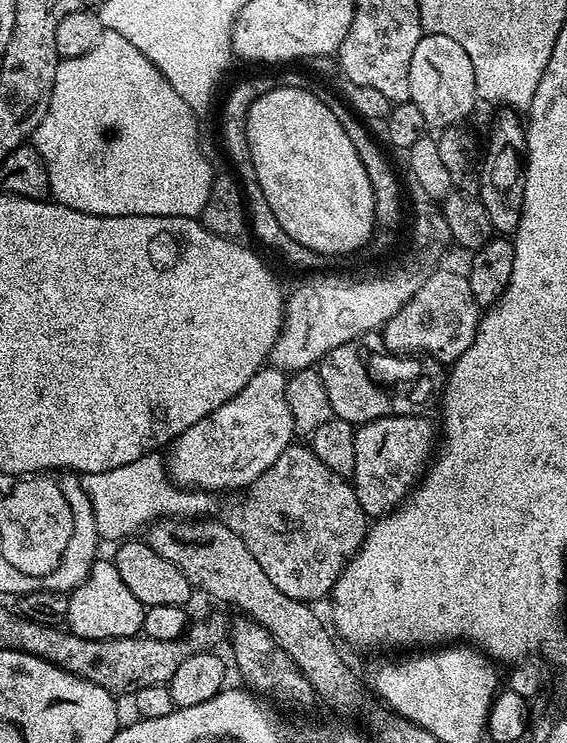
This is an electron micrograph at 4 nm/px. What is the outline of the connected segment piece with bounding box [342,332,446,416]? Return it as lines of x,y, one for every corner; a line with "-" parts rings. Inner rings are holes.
376,332
343,343
342,346
356,348
356,352
360,352
360,364
364,364
364,376
368,376
368,384
372,384
372,388
376,388
376,392
380,392
380,396
384,396
384,404
388,404
388,408
384,408
384,416
411,415
416,409
419,409
416,407
429,400
434,388
439,389
446,379
443,365
430,358
394,356
388,358
392,360
384,360
388,356
388,351
383,337

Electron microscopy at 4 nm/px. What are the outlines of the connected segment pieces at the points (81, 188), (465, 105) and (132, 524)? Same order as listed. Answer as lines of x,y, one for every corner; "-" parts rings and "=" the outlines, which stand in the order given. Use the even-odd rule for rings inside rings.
106,30
102,34
102,38
98,38
98,42
94,42
94,46
90,46
90,50
69,60
61,59
60,63
56,65
50,106
46,110
46,118
42,118
42,122
36,128
34,147
38,154
42,154
42,158
46,162
51,199
70,210
78,210
82,214
91,216
199,217
206,206
206,198
210,198
214,171
212,172
211,162
204,157
204,152
200,149
200,128
196,123
198,123
196,113
190,106
186,106
182,94
178,94
178,90
174,90
174,86
161,74
158,66
154,66
154,62
150,62
150,58
146,58
146,54
142,54
142,50
138,50
138,46
134,46
134,42
122,38
122,34
=
425,34
410,60
408,100
422,110
422,118
426,118
429,129
463,125
476,104
476,88
478,81
474,78
470,54
466,54
454,38
446,38
446,34
=
149,454
126,466
118,466
118,470
86,472
80,476
82,490
96,515
96,532
101,541
123,541
160,517
204,518
211,513
208,511
212,508
213,497
206,492
176,487
166,471
165,461
158,457

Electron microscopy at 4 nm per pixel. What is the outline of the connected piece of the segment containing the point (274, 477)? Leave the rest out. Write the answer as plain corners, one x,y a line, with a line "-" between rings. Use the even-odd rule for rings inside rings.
299,442
289,444
278,462
270,466
254,483
246,489
248,497
244,500
244,528
242,535
250,554
254,554
258,566
266,570
270,582
286,594
305,602
317,602
329,595
338,582
342,570
360,549
360,543
369,530
370,520
358,502
355,487
345,477
334,474
311,450

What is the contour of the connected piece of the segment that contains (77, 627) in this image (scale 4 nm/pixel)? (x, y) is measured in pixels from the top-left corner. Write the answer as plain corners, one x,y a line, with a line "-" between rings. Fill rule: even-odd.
98,558
77,588
71,589
68,596
67,627
76,636
109,640
141,635
146,620
146,606
130,594
126,582
122,582
115,563
111,559

